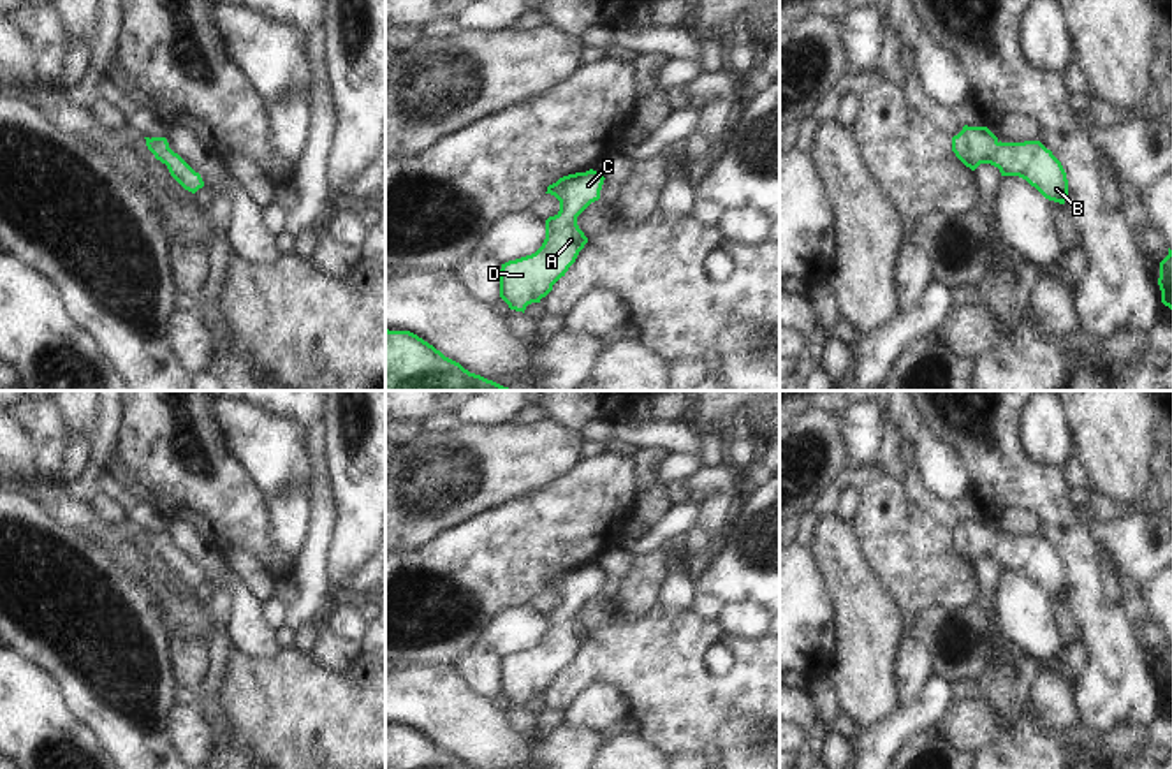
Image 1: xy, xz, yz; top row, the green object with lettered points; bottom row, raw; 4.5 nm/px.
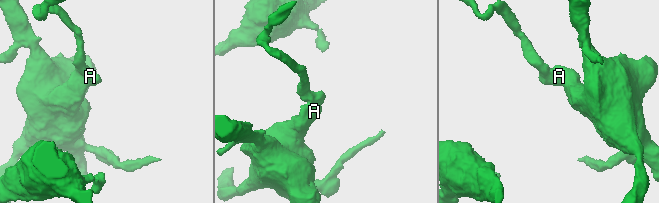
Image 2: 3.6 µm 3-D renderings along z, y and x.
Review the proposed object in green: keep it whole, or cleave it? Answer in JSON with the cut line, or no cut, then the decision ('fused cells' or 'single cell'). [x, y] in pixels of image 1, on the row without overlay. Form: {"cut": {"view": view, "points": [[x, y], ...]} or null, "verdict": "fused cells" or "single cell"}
{"cut": null, "verdict": "single cell"}

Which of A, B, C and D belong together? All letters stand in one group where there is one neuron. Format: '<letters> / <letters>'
A B C D

